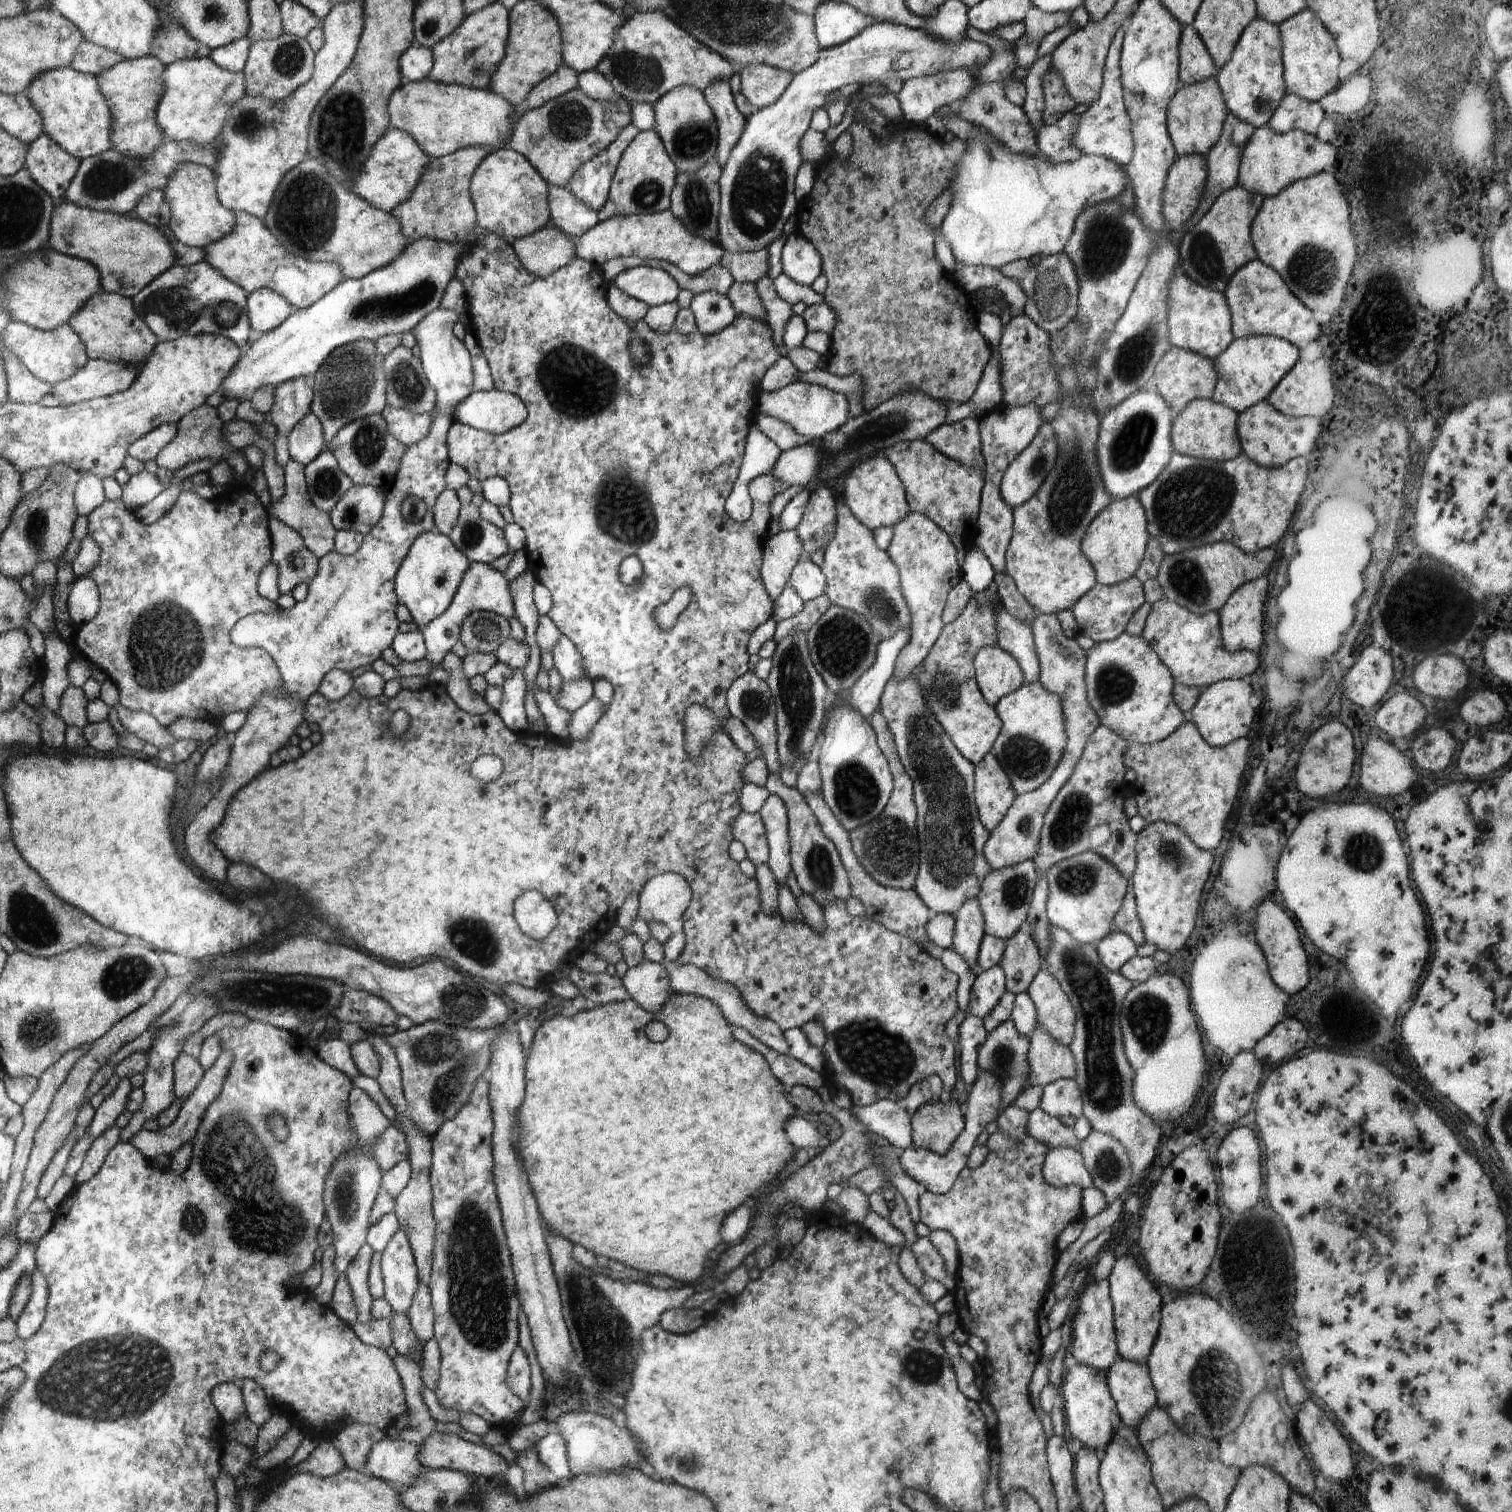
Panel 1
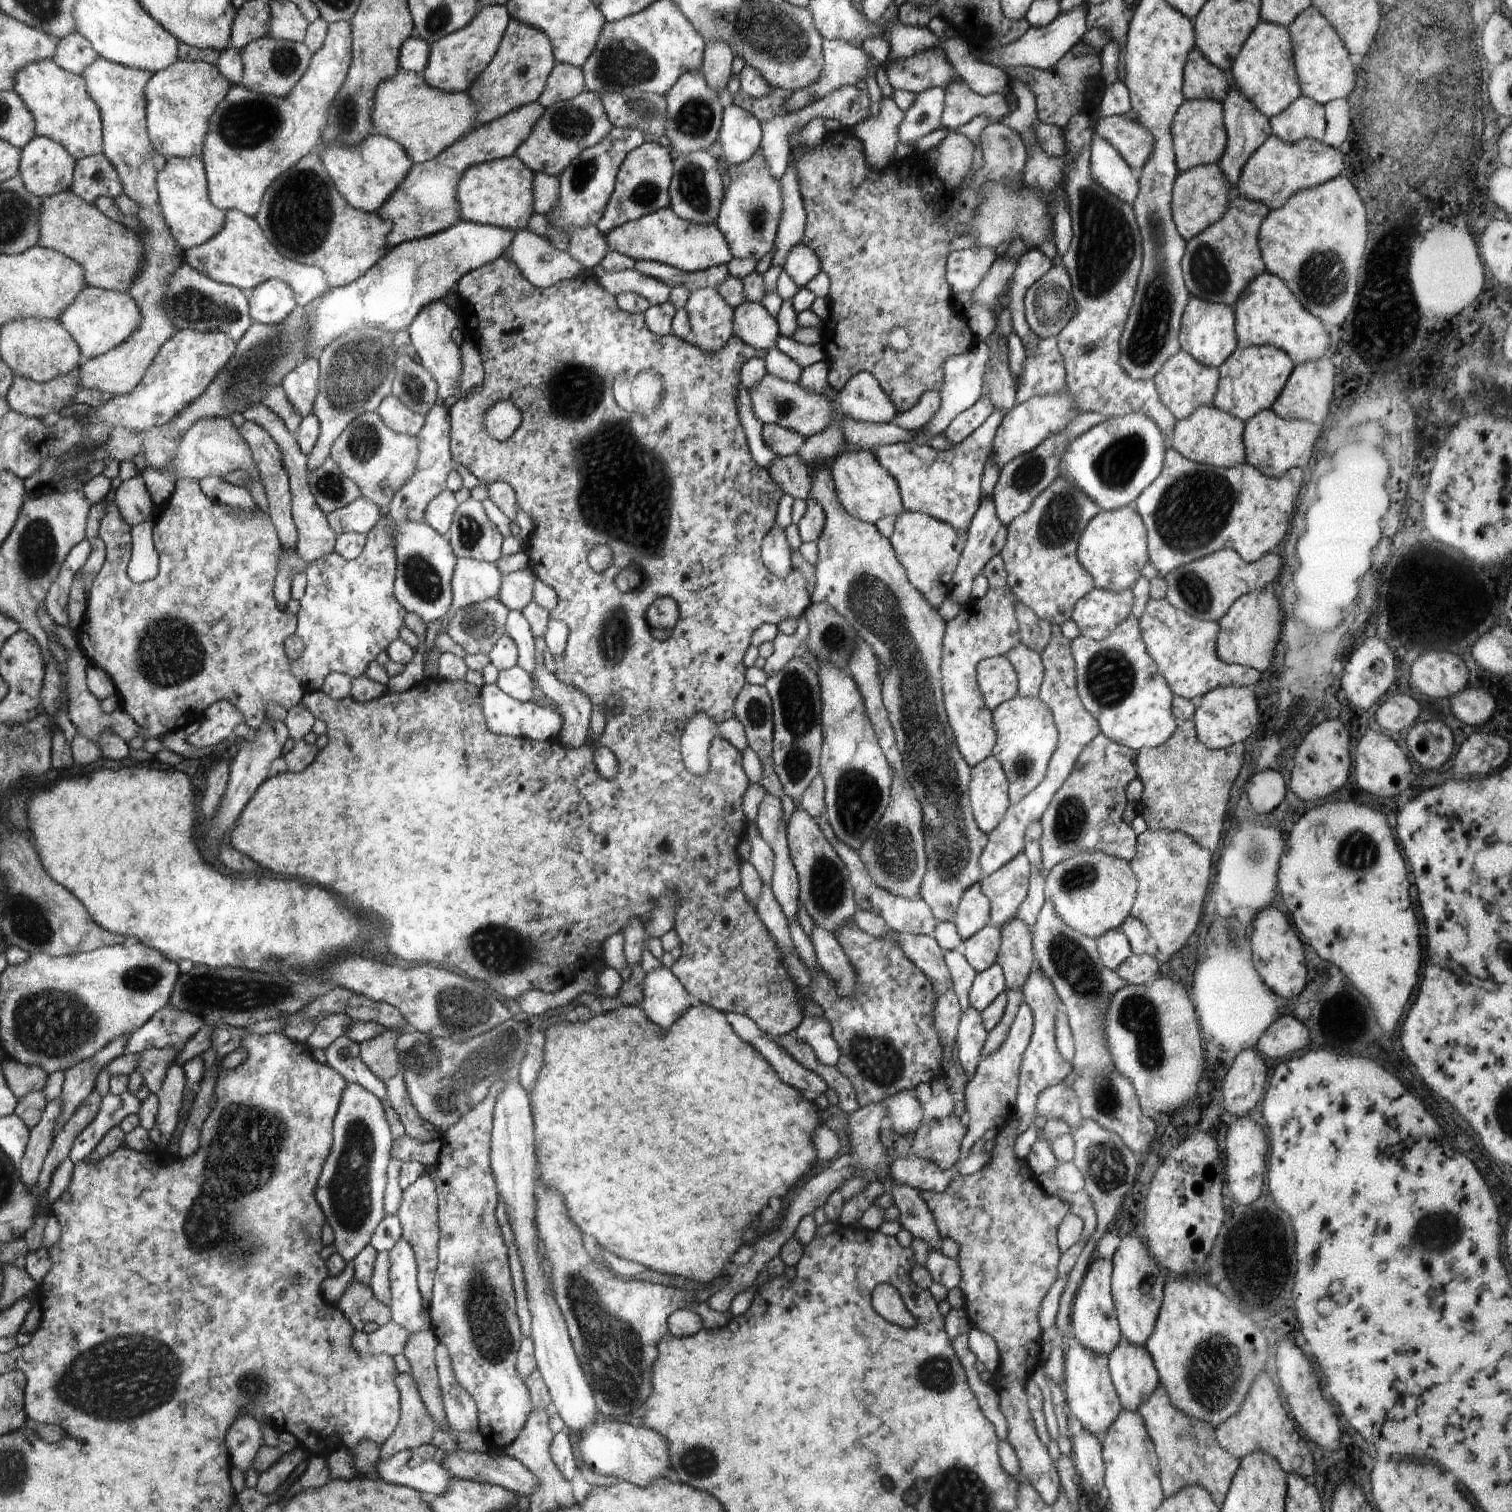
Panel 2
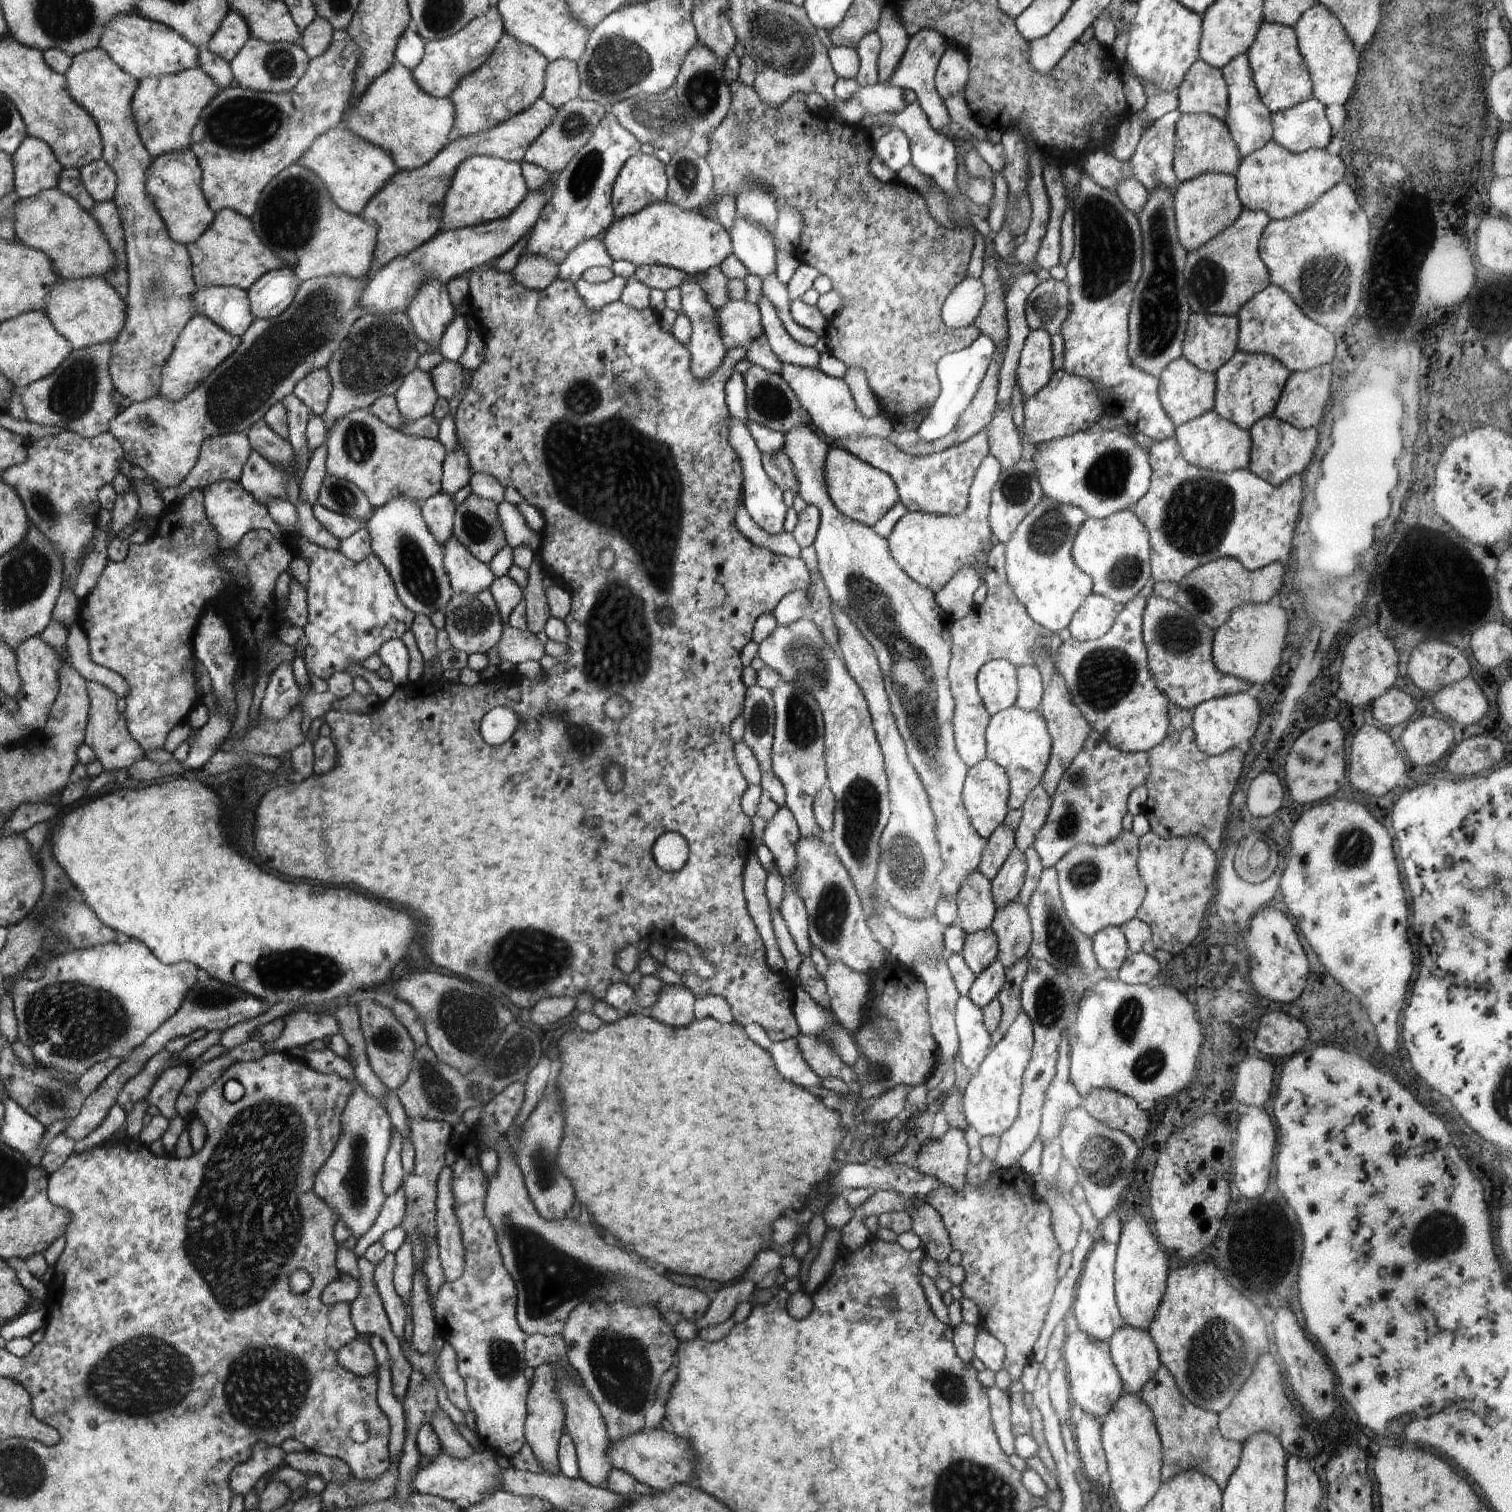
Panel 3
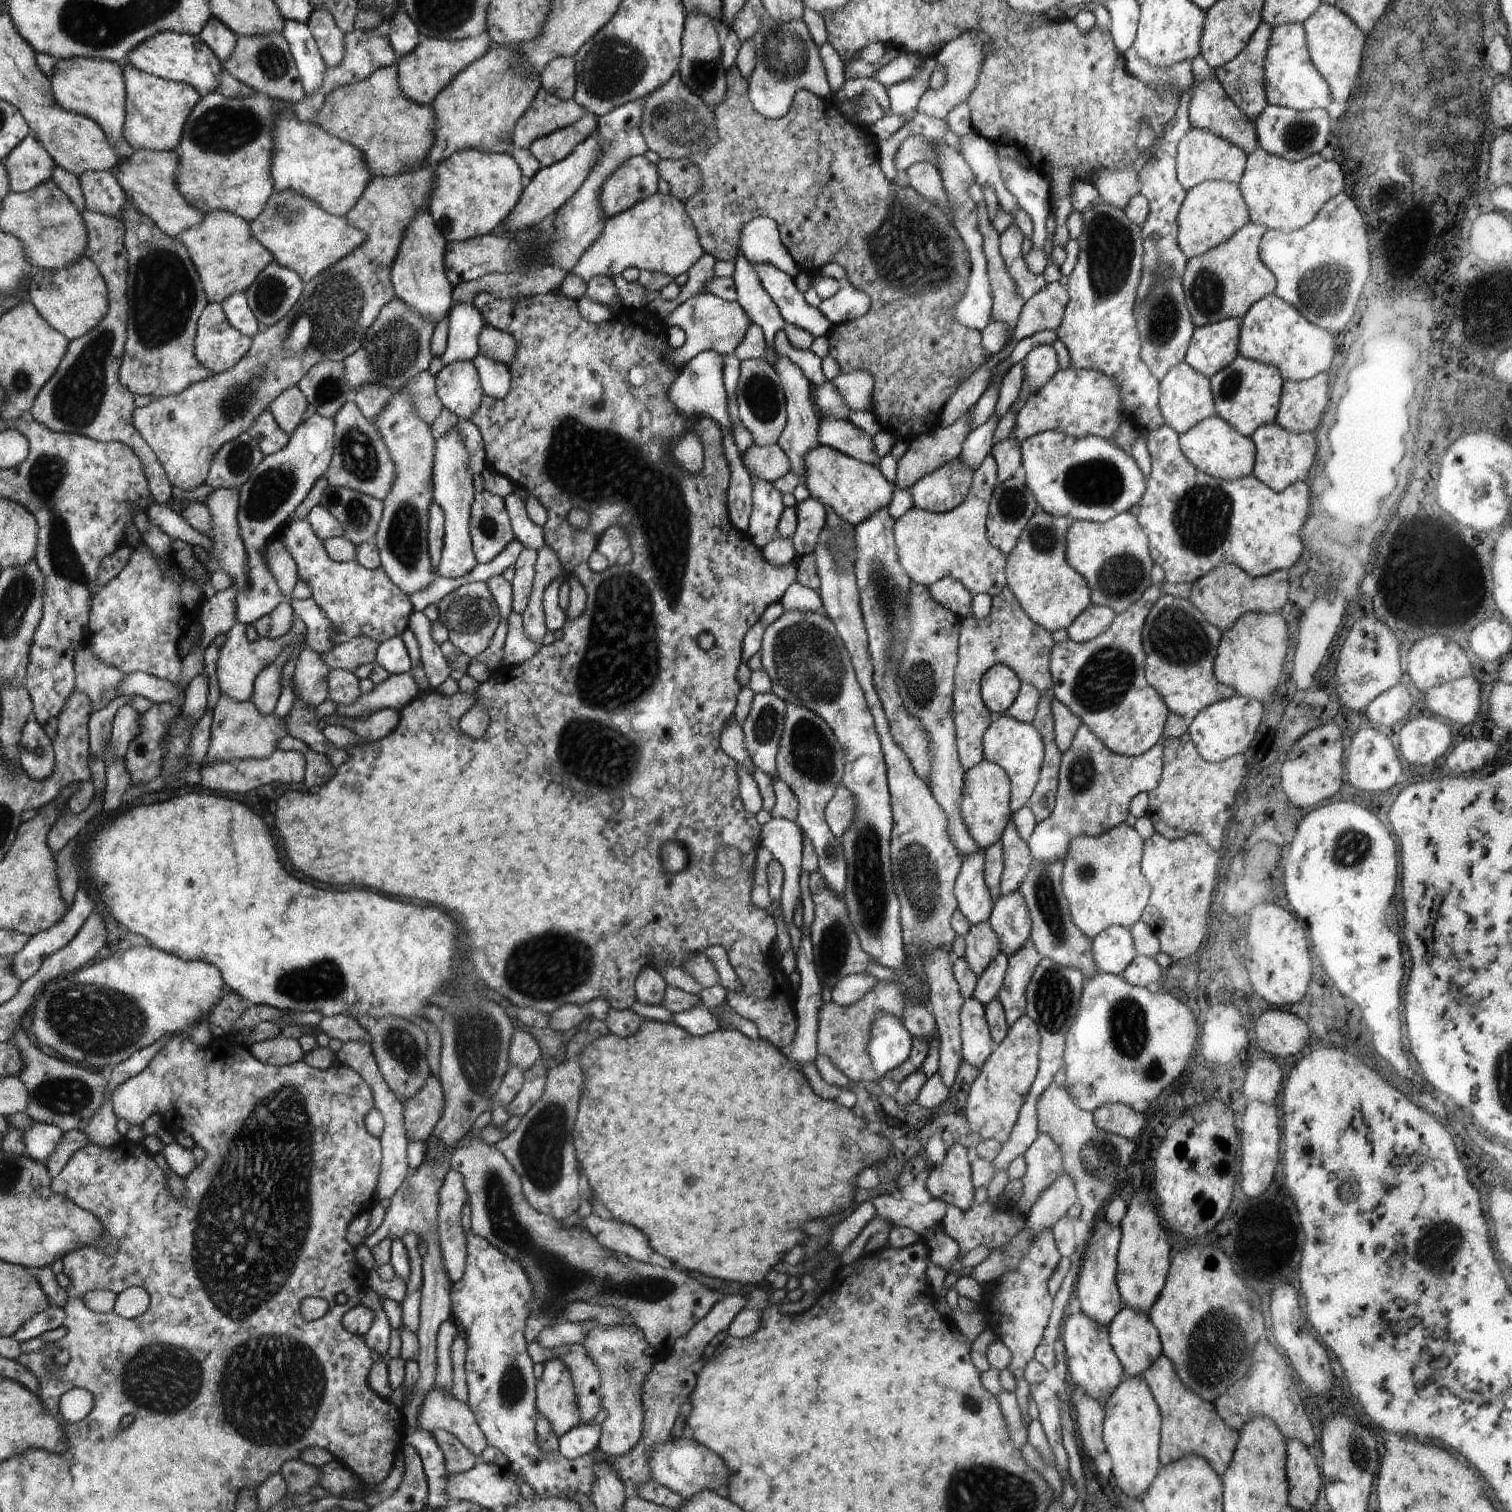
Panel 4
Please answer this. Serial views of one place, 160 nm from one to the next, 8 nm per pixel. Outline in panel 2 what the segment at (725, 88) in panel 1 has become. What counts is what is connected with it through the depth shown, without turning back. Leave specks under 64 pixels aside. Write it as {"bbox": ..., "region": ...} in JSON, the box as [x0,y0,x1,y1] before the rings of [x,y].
{"bbox":[701,38,734,92],"region":[[[717,38],[705,42],[701,71],[712,90],[718,92],[720,88],[727,86],[734,57],[730,45],[724,39]]]}

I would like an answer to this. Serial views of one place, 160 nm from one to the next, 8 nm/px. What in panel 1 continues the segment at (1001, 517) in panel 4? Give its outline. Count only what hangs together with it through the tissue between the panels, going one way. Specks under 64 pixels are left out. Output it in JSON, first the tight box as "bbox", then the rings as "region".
{"bbox":[1000,423,1059,508],"region":[[[1042,423],[1032,442],[1010,463],[1001,480],[1000,494],[1010,508],[1019,507],[1036,494],[1055,463],[1059,451],[1057,448],[1053,426],[1050,423]]]}

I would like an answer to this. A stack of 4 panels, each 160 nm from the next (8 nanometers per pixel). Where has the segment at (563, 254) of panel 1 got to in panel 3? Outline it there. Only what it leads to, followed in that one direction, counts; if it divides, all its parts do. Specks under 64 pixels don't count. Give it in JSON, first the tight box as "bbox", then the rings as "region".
{"bbox":[510,252,559,291],"region":[[[522,252],[517,265],[510,274],[526,288],[541,291],[549,287],[559,273],[559,264],[542,255]]]}

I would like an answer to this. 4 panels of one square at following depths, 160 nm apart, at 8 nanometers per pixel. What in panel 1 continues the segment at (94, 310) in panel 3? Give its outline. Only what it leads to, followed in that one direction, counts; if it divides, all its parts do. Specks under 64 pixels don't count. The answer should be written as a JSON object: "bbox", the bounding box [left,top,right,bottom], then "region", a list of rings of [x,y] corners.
{"bbox":[67,288,159,361],"region":[[[102,288],[88,299],[78,312],[67,320],[67,323],[75,329],[79,339],[86,345],[88,359],[144,361],[154,351],[155,344],[159,342],[147,321],[136,310],[132,298],[109,293]]]}

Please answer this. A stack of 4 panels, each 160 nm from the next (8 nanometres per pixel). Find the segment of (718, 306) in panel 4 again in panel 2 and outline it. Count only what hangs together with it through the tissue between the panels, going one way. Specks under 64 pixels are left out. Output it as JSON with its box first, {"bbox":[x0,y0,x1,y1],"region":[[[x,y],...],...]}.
{"bbox":[733,299,777,350],"region":[[[744,299],[733,312],[733,334],[748,346],[762,350],[775,346],[777,320],[760,304]]]}

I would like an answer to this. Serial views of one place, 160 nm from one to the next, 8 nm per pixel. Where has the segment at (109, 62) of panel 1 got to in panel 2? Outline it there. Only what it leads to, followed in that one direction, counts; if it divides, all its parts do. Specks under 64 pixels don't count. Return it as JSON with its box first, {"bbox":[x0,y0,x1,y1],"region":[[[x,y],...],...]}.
{"bbox":[51,32,98,75],"region":[[[76,32],[59,40],[59,46],[51,59],[65,71],[80,75],[82,70],[98,57],[90,41]]]}

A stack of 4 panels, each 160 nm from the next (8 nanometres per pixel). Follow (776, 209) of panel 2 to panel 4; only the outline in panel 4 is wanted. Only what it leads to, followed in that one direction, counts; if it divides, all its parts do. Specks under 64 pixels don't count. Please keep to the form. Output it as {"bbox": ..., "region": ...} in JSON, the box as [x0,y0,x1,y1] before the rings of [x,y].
{"bbox":[750,263,833,338],"region":[[[750,263],[750,266],[756,270],[762,287],[776,304],[785,323],[810,332],[814,338],[828,335],[833,325],[820,310],[808,306],[804,294],[798,290],[794,279],[772,264]]]}

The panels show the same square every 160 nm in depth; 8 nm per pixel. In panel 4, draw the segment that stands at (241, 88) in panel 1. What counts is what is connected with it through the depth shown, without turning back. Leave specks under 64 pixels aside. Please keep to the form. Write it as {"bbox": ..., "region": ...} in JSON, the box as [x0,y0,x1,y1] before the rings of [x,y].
{"bbox":[123,64,202,151],"region":[[[123,64],[127,84],[127,120],[123,138],[134,150],[175,151],[183,139],[183,129],[196,104],[202,99],[190,84],[168,81]]]}

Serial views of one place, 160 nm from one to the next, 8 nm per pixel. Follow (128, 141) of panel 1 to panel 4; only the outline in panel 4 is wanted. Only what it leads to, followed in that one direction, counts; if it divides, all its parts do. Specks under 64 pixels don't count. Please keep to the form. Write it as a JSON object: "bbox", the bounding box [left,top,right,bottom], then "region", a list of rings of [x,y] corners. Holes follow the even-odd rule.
{"bbox":[52,58,212,396],"region":[[[70,58],[60,60],[54,66],[52,74],[52,92],[55,93],[56,102],[67,109],[84,117],[90,117],[96,124],[103,128],[112,145],[112,150],[120,154],[118,164],[112,170],[114,173],[120,170],[124,162],[130,160],[130,156],[136,152],[123,138],[123,130],[127,120],[127,84],[123,74],[123,65],[104,58]],[[126,196],[123,207],[122,222],[126,229],[128,256],[127,274],[127,338],[124,344],[122,364],[118,372],[118,380],[125,389],[140,396],[168,396],[180,394],[192,384],[208,378],[212,372],[204,368],[195,356],[195,335],[198,331],[199,317],[206,310],[209,302],[204,293],[203,284],[196,272],[195,264],[191,261],[183,242],[172,240],[166,233],[158,229],[152,218],[140,213],[134,207],[130,196]]]}

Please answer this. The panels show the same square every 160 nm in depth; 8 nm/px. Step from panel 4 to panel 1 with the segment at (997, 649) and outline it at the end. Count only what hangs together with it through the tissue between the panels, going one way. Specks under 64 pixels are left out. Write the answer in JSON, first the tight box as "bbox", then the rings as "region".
{"bbox":[919,588,1002,764],"region":[[[994,588],[975,593],[960,616],[943,625],[938,640],[920,664],[923,670],[919,681],[928,708],[950,735],[960,754],[972,764],[979,763],[991,752],[1002,726],[995,707],[986,702],[977,685],[973,665],[974,657],[981,648],[998,645],[997,598]]]}

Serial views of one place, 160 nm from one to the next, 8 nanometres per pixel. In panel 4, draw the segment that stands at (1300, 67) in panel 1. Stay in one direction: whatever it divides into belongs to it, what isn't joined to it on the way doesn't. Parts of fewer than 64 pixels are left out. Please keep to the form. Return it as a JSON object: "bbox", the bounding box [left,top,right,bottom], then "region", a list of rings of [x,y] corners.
{"bbox":[1302,3,1366,104],"region":[[[1321,3],[1313,14],[1302,23],[1306,34],[1306,46],[1314,68],[1326,80],[1330,88],[1330,98],[1338,104],[1344,104],[1350,98],[1352,88],[1356,86],[1356,76],[1360,72],[1360,62],[1363,60],[1362,50],[1366,43],[1366,34],[1338,8],[1327,3]]]}

